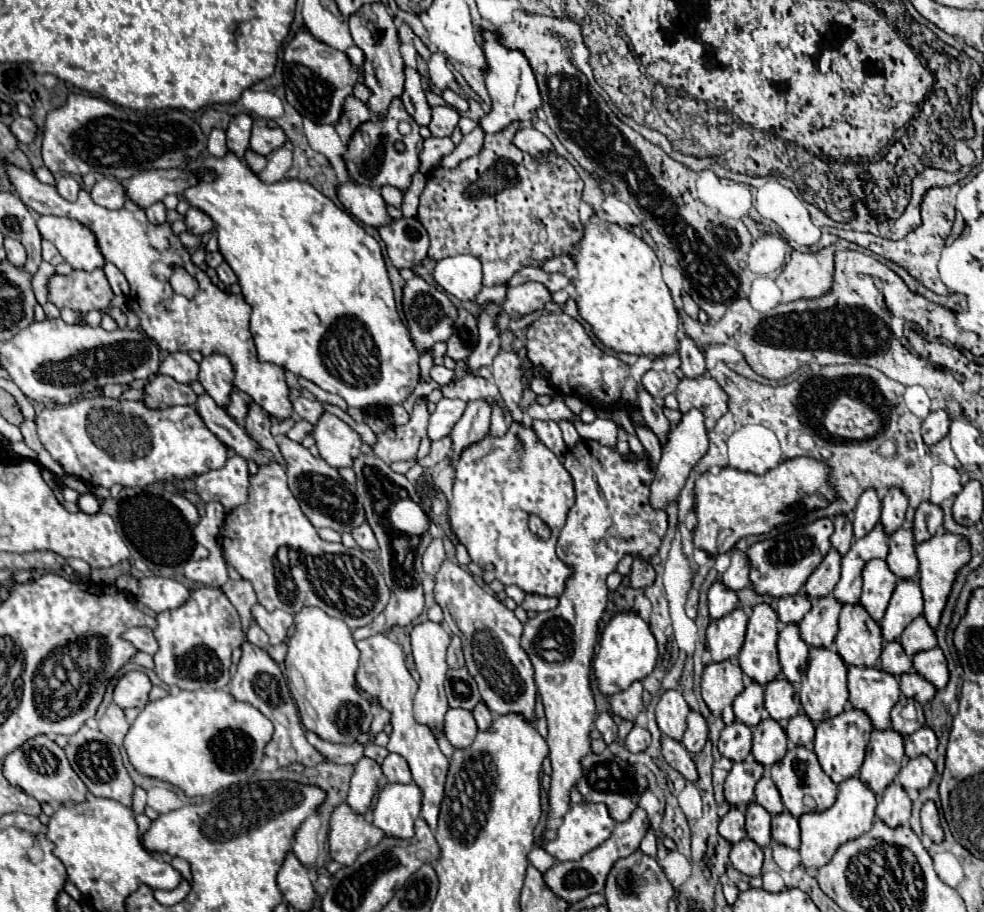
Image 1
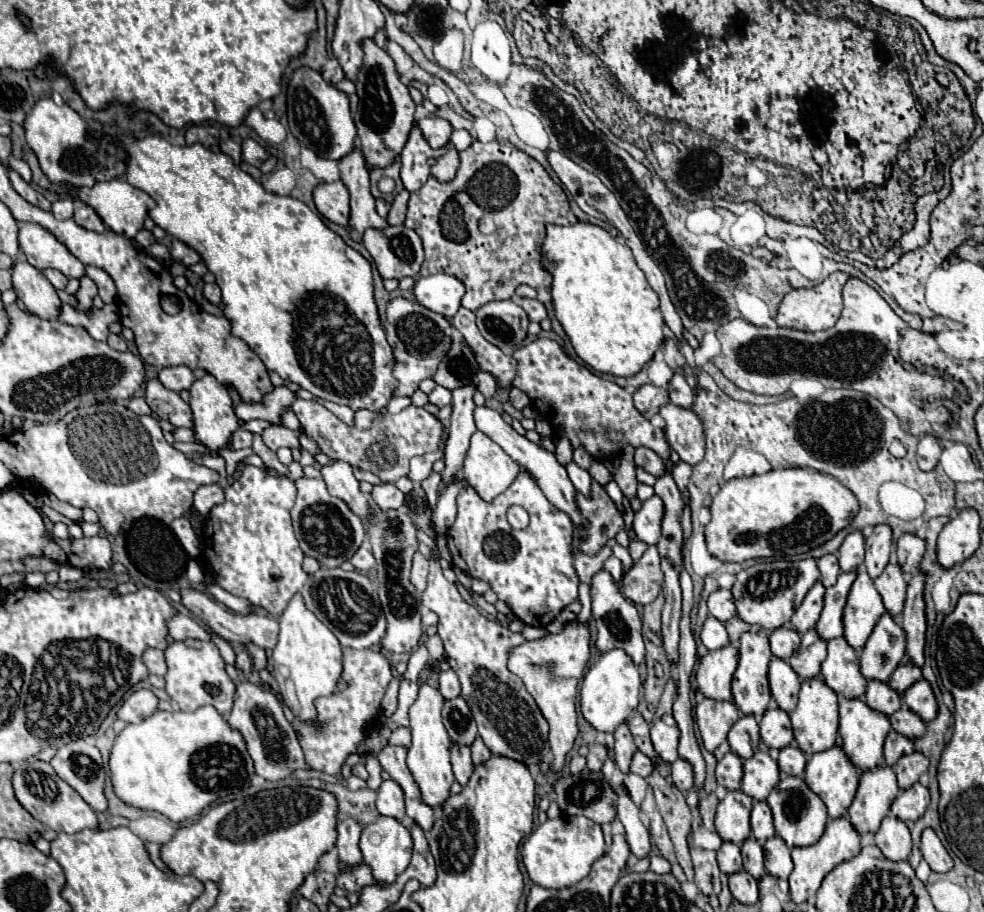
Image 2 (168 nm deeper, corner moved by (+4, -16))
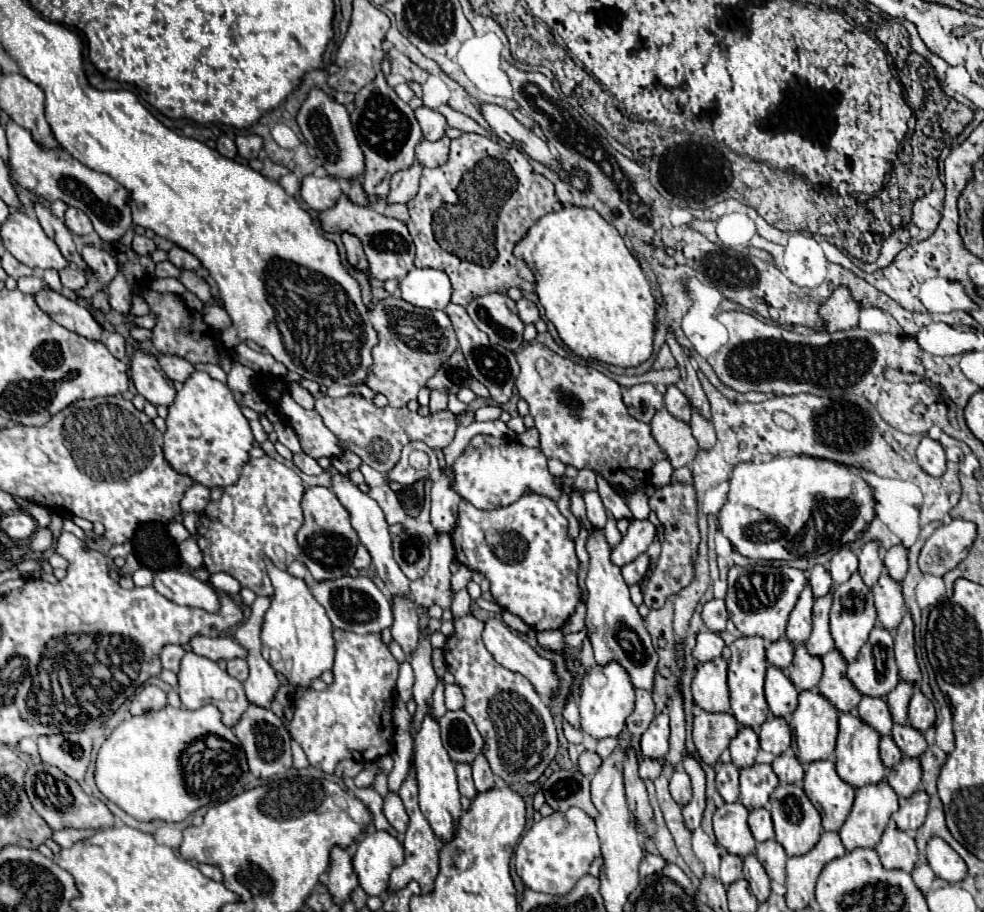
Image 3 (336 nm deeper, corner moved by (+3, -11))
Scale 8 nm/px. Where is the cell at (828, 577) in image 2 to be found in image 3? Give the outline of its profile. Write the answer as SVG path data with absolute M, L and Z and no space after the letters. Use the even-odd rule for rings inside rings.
M816 565L808 571L808 585L812 587L814 597L824 597L830 593L832 587L832 579L828 575L828 571L822 565Z

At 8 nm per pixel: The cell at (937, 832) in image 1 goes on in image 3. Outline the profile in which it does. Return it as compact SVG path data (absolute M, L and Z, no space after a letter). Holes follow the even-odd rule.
M932 837L928 841L926 855L928 855L928 863L938 879L942 879L946 883L964 881L968 867L964 863L964 859L960 859L960 855L944 839Z

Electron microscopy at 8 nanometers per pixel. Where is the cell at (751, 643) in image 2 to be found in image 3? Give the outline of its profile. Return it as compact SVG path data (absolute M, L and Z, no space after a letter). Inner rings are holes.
M740 637L730 645L730 659L728 659L728 689L730 689L730 705L732 715L736 717L740 727L752 727L754 731L768 719L768 703L764 697L764 673L768 669L766 653L764 653L764 639L760 637Z

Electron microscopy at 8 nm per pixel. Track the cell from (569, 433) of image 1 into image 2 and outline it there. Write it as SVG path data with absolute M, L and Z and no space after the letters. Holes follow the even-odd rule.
M573 460L567 462L565 470L567 470L573 486L575 486L579 492L583 492L585 496L589 496L589 488L591 488L591 476L589 476L589 472L583 470L583 468L579 468Z

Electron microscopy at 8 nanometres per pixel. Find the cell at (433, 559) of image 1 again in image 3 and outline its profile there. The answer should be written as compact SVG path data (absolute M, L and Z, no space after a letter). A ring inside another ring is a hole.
M402 531L396 537L392 537L394 559L410 581L420 579L428 571L428 563L430 563L428 545L430 545L430 537L422 533L412 535L408 531Z

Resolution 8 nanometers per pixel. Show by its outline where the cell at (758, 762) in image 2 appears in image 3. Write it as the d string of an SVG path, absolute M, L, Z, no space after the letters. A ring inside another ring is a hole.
M752 765L740 771L740 803L750 811L764 807L778 787L778 777L770 765Z

